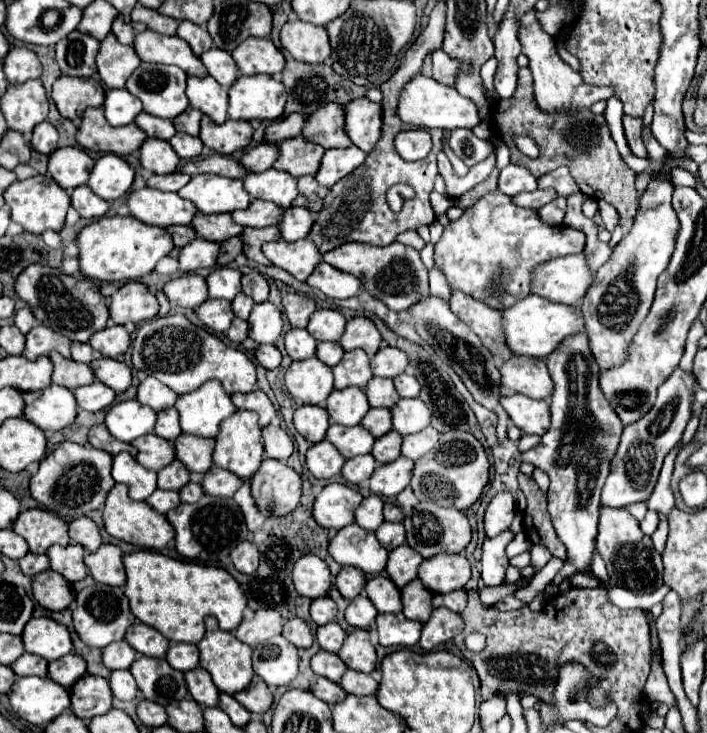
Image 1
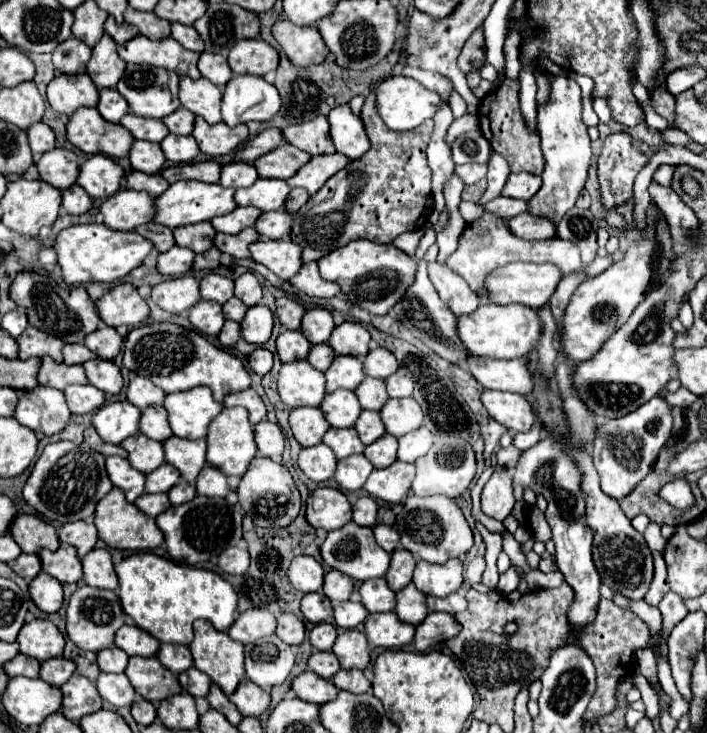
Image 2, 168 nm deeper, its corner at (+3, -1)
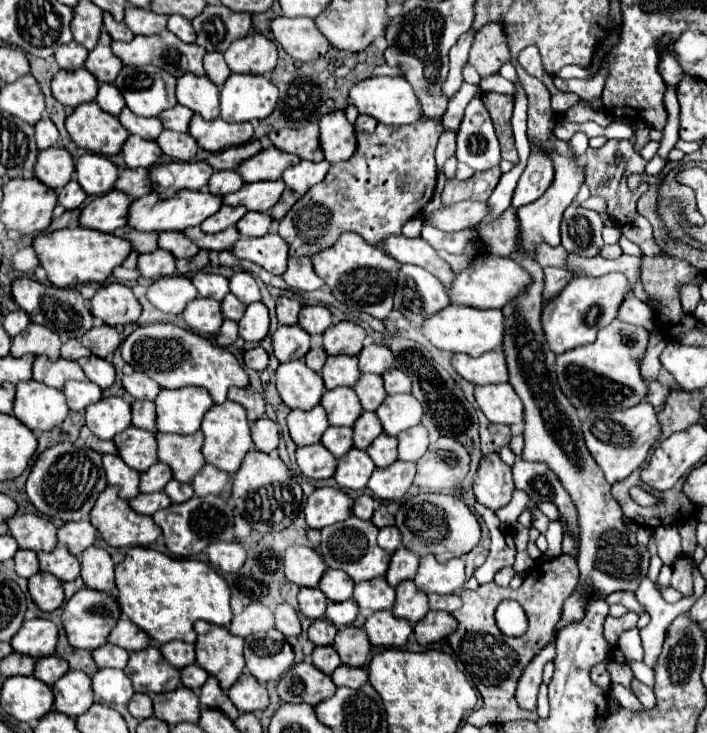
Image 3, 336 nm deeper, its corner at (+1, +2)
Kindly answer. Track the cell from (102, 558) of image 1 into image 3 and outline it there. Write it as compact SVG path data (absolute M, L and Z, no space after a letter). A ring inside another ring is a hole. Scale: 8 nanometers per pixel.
M90 546L80 556L80 564L80 576L88 588L100 592L110 592L114 588L114 562L106 550Z

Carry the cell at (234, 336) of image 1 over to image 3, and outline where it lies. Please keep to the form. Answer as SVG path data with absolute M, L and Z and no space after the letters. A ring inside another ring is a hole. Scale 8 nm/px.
M224 320L220 332L216 334L216 344L222 346L222 348L226 348L226 346L234 344L236 338L238 338L238 324L232 322L232 320Z

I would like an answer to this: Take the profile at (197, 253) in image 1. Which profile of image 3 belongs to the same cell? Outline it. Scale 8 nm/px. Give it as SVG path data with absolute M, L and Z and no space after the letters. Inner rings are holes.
M154 250L150 254L138 256L138 272L144 278L160 278L172 276L176 272L176 260L166 254L166 250Z

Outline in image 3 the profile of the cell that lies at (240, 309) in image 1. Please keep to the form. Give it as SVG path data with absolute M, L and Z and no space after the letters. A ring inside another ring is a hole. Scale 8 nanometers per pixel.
M226 294L226 298L222 300L222 314L228 320L238 322L244 316L244 310L246 310L246 306L234 294Z

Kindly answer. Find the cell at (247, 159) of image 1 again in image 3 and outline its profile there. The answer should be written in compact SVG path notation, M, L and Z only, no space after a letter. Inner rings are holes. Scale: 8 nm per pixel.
M222 170L222 172L214 172L214 178L210 178L208 182L208 192L210 194L230 194L242 188L242 176L236 174L234 170Z

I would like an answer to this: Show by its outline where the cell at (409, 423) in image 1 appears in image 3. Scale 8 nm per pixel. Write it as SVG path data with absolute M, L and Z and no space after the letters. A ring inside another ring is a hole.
M394 394L384 398L376 416L388 436L398 436L402 430L420 424L422 406L418 406L418 400L412 394Z

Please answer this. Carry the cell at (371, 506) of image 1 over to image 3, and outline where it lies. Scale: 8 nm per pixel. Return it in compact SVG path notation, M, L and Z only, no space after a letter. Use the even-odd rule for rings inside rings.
M362 494L362 496L356 498L356 502L354 502L354 506L352 506L352 514L358 516L358 518L362 518L362 520L370 520L372 514L374 514L374 504L376 504L376 502L374 502L372 496Z

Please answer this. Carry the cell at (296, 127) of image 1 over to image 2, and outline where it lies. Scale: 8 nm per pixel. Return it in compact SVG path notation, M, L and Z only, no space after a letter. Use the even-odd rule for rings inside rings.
M270 127L270 129L264 129L262 133L258 133L254 139L250 139L244 149L240 149L236 153L236 159L238 161L256 161L260 155L276 149L280 143L284 141L282 137L282 131L276 129L276 127Z

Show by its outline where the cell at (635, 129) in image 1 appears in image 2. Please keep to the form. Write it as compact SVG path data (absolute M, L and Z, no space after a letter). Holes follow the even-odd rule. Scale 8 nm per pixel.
M622 131L606 137L604 151L598 159L598 181L604 207L620 205L632 195L634 179L646 161L648 157L632 145L630 133Z

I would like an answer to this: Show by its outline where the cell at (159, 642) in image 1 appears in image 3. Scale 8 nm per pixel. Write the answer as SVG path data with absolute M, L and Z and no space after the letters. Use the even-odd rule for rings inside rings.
M120 618L118 624L114 626L114 630L110 632L108 640L128 652L134 652L134 650L140 650L140 648L146 648L150 644L150 638L136 626L132 624L128 618Z

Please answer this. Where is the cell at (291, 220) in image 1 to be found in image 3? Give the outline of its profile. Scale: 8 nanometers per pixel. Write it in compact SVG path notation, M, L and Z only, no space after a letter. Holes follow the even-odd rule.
M246 212L236 222L236 228L238 228L240 236L244 236L244 238L248 238L248 236L266 236L270 224L272 224L270 214L266 214L266 212Z

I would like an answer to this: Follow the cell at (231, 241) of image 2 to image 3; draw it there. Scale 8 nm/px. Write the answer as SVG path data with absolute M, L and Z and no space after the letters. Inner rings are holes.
M234 226L222 230L220 234L206 234L200 228L190 228L190 230L184 230L182 234L186 238L190 238L192 242L196 242L202 250L216 250L216 252L230 250L230 246L234 246L234 242L240 238L240 234Z

